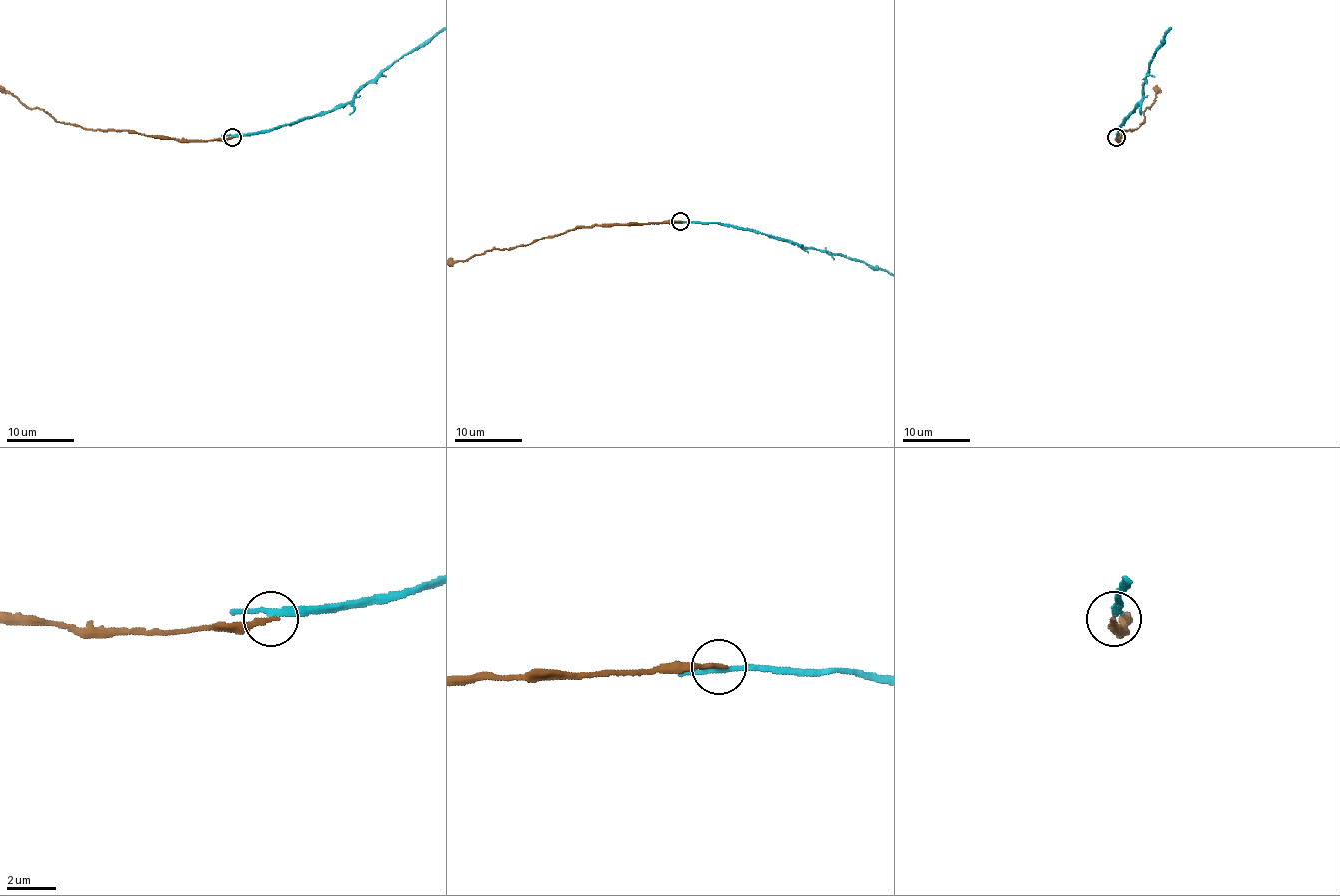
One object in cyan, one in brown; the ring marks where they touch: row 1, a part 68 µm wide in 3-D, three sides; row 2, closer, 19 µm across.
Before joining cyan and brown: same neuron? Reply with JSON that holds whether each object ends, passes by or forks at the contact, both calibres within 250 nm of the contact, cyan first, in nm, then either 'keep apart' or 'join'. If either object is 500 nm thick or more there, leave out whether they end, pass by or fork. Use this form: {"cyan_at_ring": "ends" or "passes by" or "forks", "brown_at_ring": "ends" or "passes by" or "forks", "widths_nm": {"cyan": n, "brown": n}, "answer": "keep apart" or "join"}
{"cyan_at_ring": "passes by", "brown_at_ring": "ends", "widths_nm": {"cyan": 200, "brown": 200}, "answer": "keep apart"}

